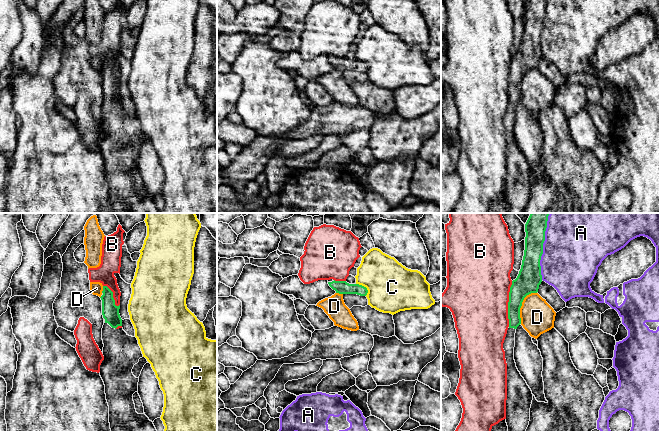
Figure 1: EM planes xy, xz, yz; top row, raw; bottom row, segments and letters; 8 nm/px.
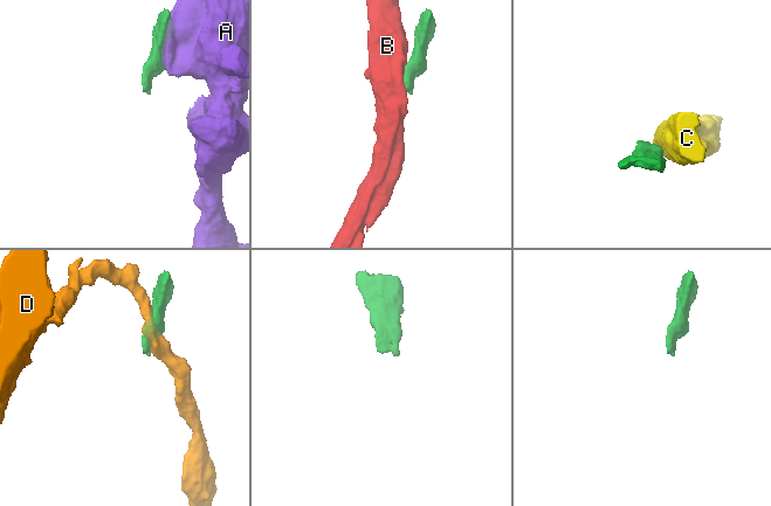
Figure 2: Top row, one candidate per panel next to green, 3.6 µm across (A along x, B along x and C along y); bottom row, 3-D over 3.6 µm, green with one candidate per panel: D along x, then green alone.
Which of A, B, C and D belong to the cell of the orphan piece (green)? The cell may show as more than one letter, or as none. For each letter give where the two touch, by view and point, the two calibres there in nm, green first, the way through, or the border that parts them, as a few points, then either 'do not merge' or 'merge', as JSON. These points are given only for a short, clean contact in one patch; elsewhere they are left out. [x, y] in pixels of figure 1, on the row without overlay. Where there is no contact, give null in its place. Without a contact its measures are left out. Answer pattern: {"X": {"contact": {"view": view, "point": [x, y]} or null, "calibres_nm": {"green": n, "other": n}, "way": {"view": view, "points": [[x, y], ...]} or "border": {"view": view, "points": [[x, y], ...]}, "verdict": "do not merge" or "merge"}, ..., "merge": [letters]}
{"A": {"contact": {"view": "yz", "point": [542, 28]}, "calibres_nm": {"green": 190, "other": 480}, "verdict": "do not merge"}, "B": {"contact": {"view": "yz", "point": [508, 80]}, "calibres_nm": {"green": 190, "other": 480}, "border": {"view": "yz", "points": [[512, 57], [509, 63], [508, 102]]}, "verdict": "do not merge"}, "C": {"contact": {"view": "xz", "point": [365, 63]}, "calibres_nm": {"green": 110, "other": 400}, "border": {"view": "xz", "points": [[356, 59], [366, 64], [366, 71]]}, "verdict": "do not merge"}, "D": {"contact": {"view": "yz", "point": [521, 81]}, "calibres_nm": {"green": 190, "other": 280}, "verdict": "do not merge"}, "merge": []}

